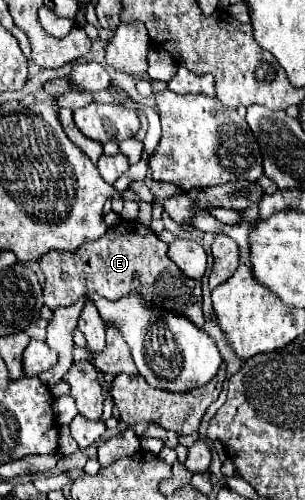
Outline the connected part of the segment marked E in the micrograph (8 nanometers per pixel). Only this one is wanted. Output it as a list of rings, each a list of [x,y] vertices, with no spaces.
[[[120,221],[116,227],[110,227],[102,239],[96,243],[84,243],[84,247],[78,247],[72,253],[66,251],[48,251],[40,257],[40,269],[46,275],[44,283],[44,303],[52,309],[66,307],[76,303],[86,293],[98,293],[106,299],[120,299],[132,289],[138,289],[144,299],[150,303],[176,311],[184,317],[188,317],[196,327],[204,325],[204,313],[202,313],[202,281],[188,279],[170,259],[168,259],[168,245],[162,243],[156,233],[152,233],[148,227],[136,223],[136,221]]]

